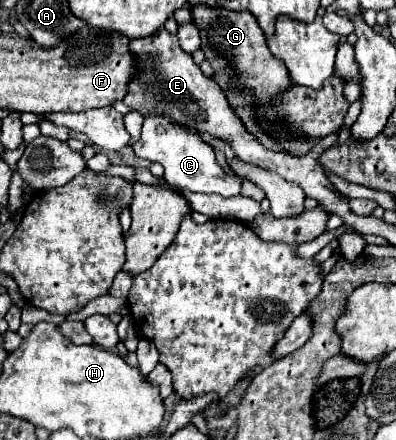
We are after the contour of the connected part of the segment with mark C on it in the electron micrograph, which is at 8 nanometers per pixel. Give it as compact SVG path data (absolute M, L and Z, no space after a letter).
M148 117L142 125L142 137L134 145L134 153L140 159L148 159L154 163L160 163L164 167L164 179L174 185L182 187L194 193L206 193L206 195L222 195L222 197L234 197L242 189L240 177L228 177L226 171L218 165L214 151L208 143L200 139L198 133L172 125L168 117Z

